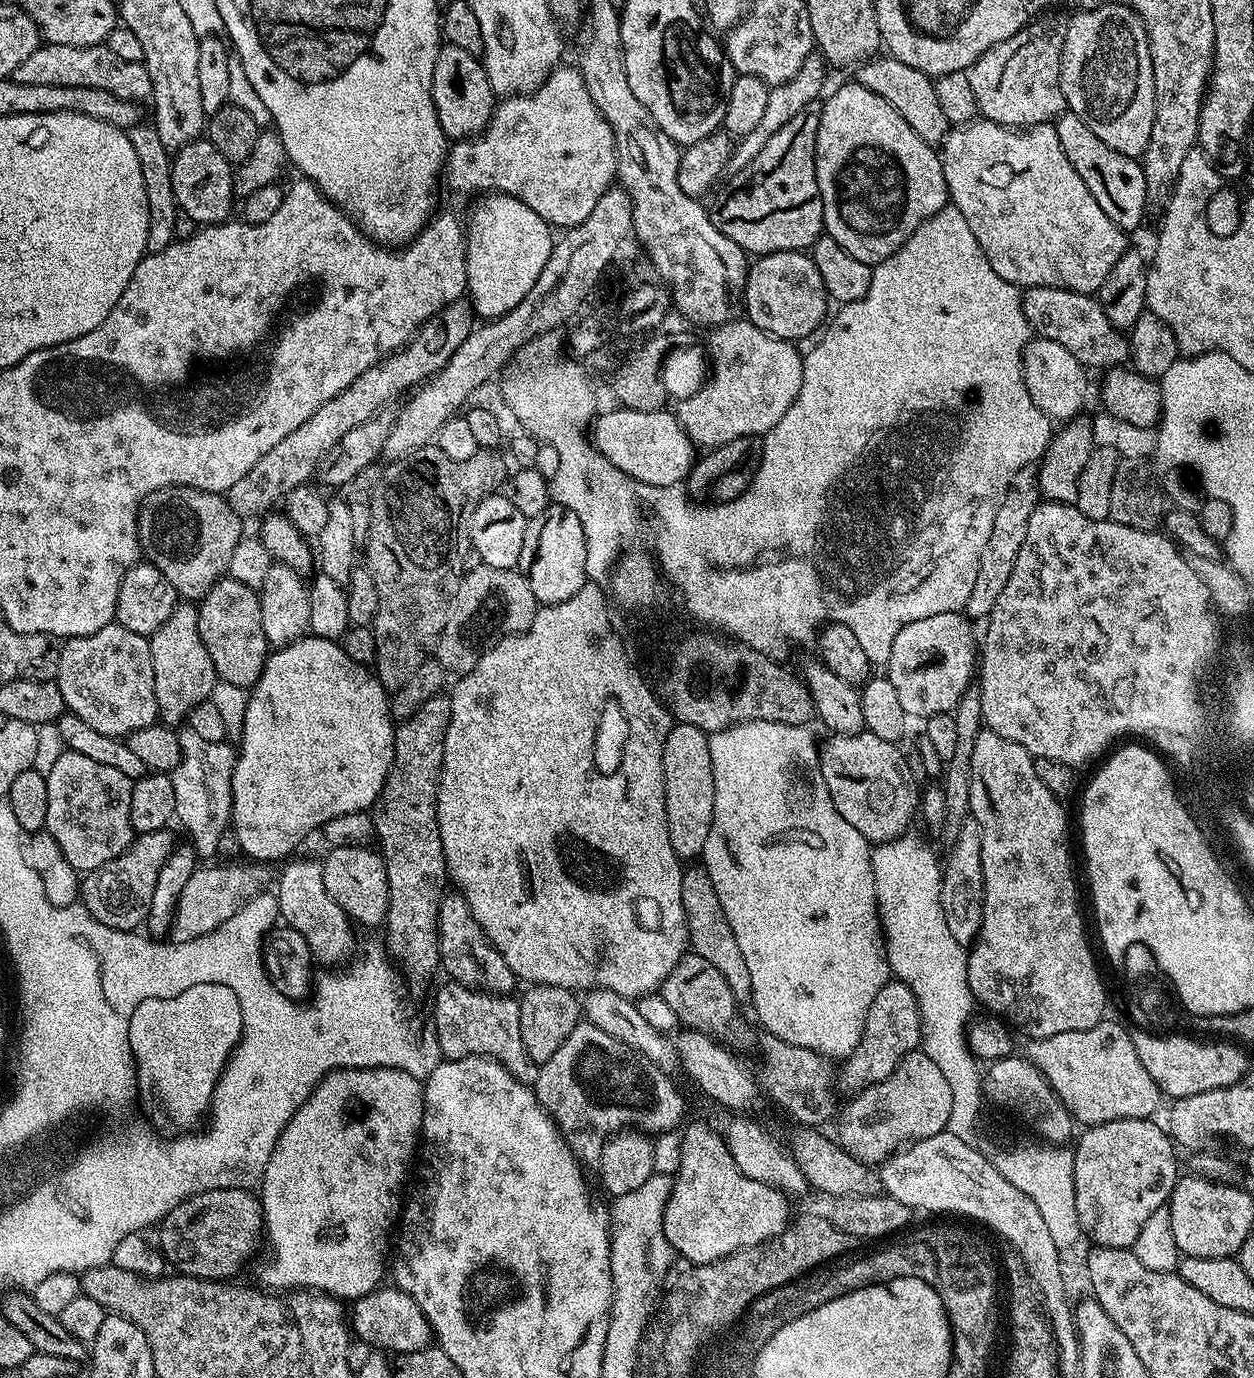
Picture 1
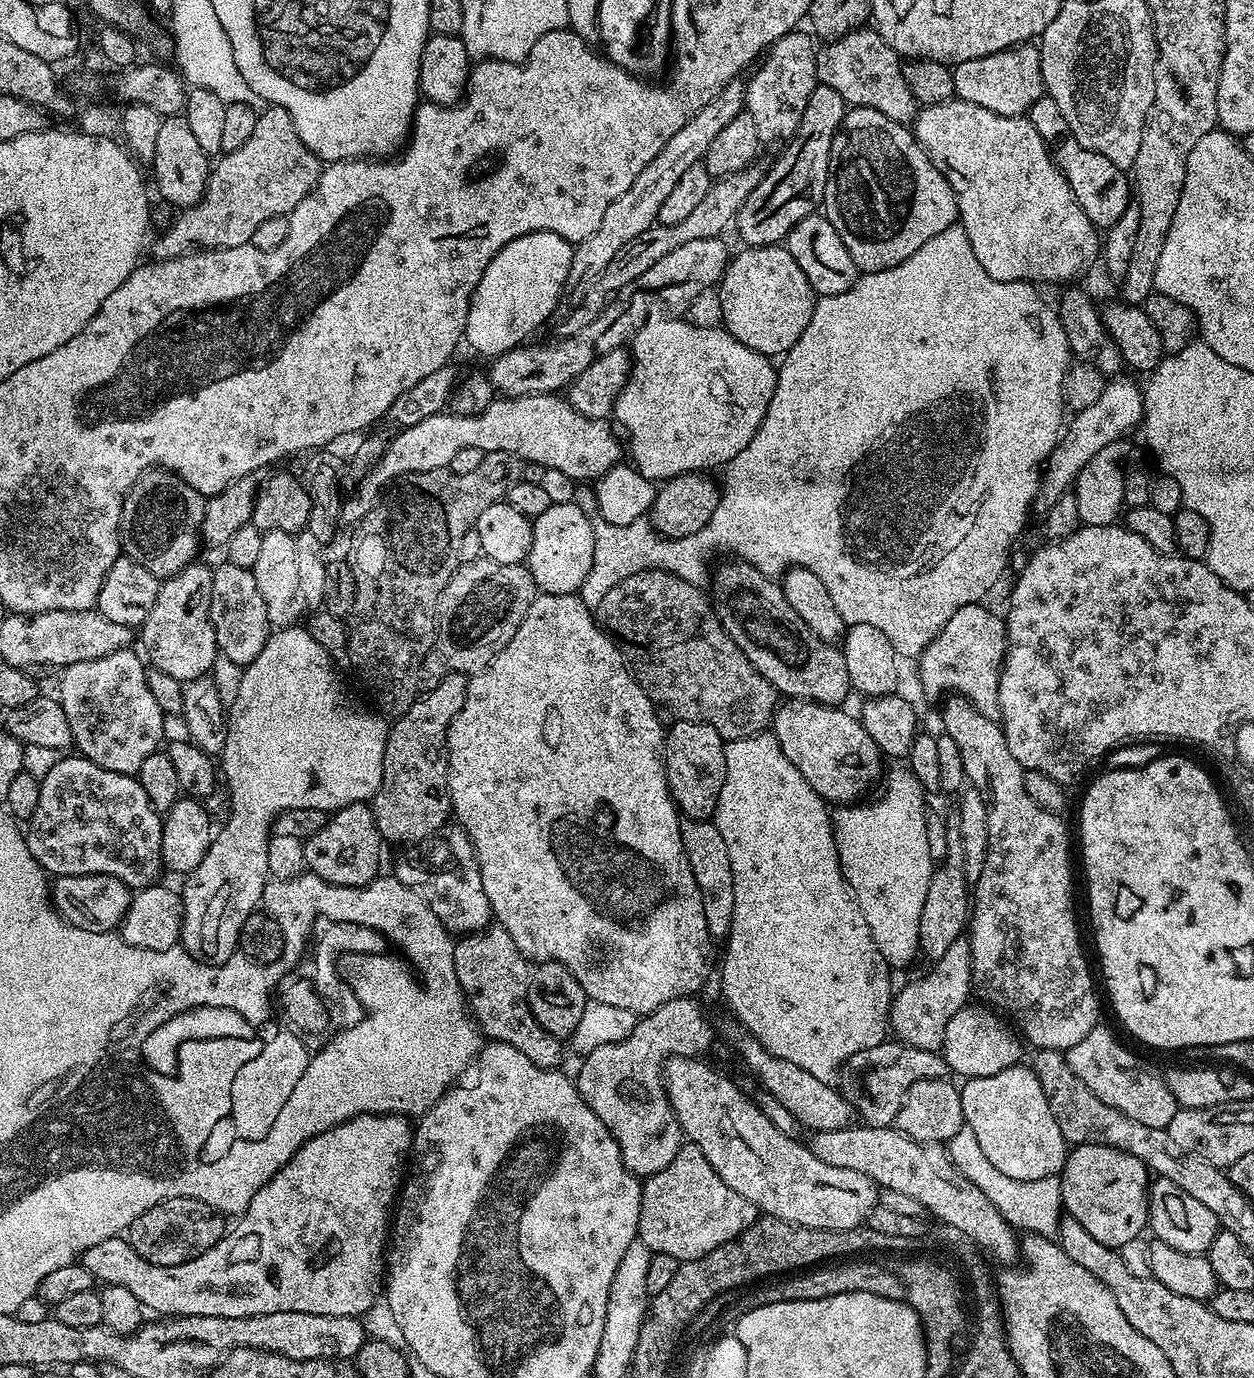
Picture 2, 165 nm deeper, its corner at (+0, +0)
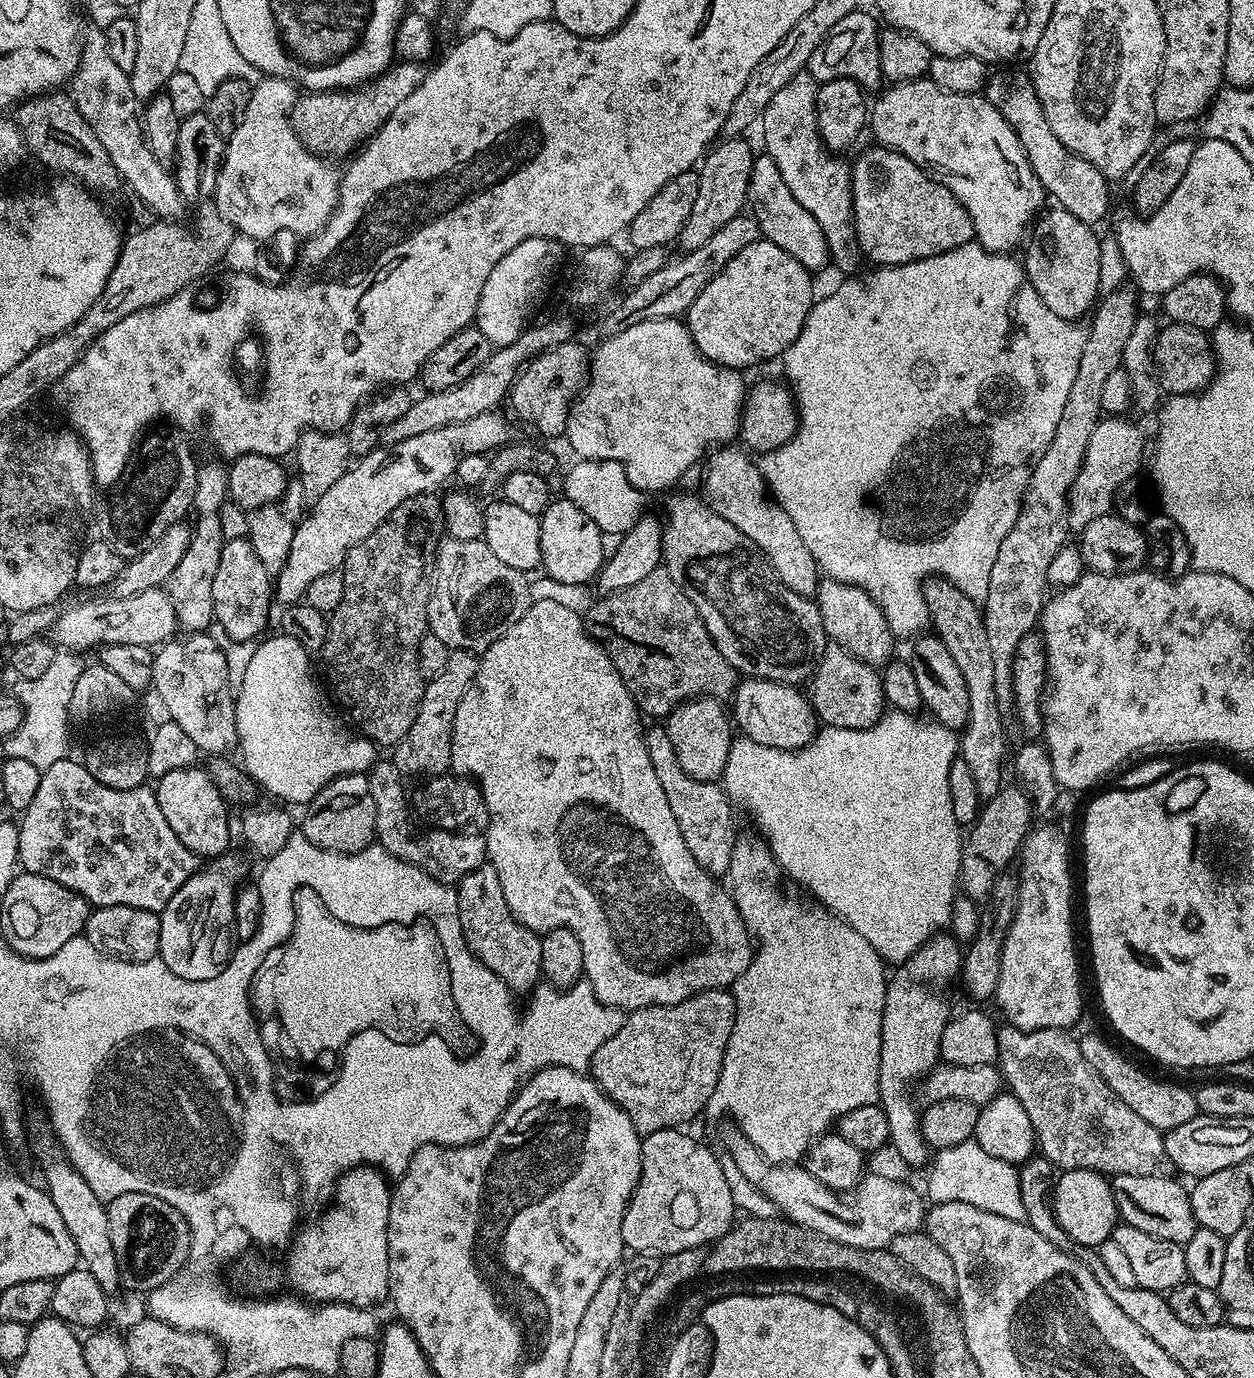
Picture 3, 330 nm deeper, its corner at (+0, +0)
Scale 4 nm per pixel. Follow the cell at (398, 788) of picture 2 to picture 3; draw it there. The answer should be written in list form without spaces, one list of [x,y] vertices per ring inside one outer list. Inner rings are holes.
[[[452,650],[446,658],[442,674],[425,683],[422,702],[418,706],[418,718],[414,718],[414,726],[406,730],[406,738],[397,742],[393,751],[396,753],[391,753],[390,756],[396,769],[403,772],[405,777],[443,776],[451,769],[454,714],[458,714],[458,702],[462,702],[470,682],[474,682],[474,674],[479,665],[477,653]]]

